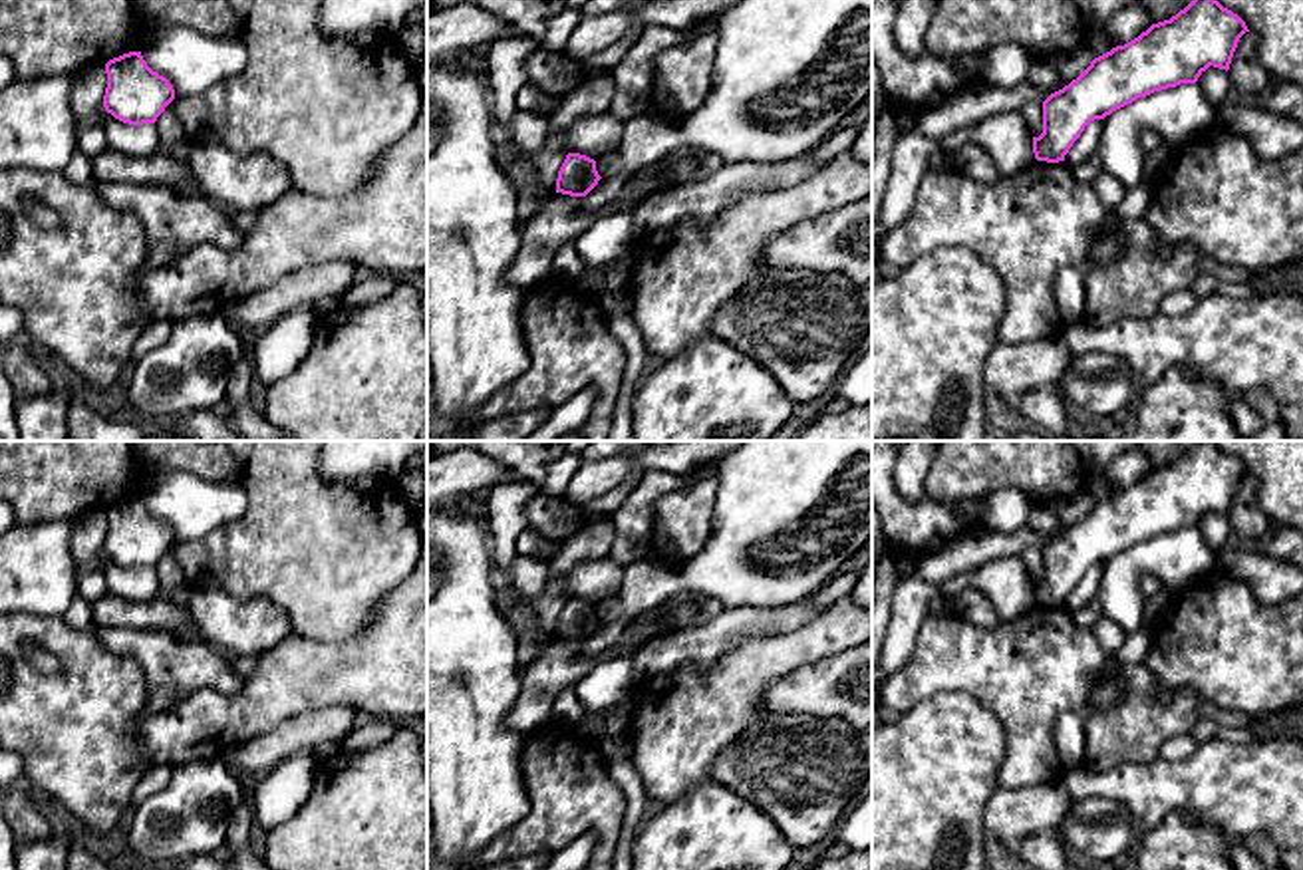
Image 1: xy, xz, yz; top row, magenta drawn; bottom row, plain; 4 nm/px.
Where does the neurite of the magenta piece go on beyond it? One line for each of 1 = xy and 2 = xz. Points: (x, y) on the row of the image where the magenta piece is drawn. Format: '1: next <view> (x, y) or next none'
1: next none
2: next none

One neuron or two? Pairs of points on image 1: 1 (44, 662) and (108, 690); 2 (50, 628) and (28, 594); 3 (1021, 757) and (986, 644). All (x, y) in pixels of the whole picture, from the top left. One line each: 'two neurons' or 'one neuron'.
1: two neurons
2: two neurons
3: one neuron

